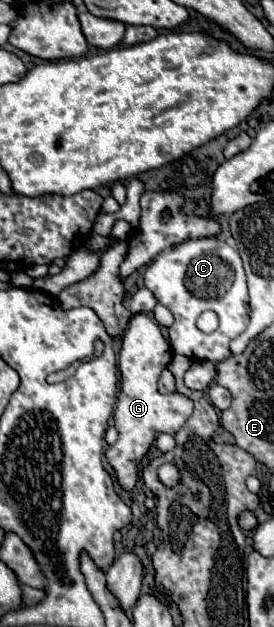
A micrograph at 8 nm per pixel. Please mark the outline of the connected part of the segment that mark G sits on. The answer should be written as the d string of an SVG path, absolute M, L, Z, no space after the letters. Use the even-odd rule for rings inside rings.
M144 313L134 315L128 323L128 331L124 333L122 351L118 357L118 369L122 375L120 395L114 409L114 427L118 429L118 441L110 445L106 451L106 459L114 469L118 485L124 491L132 491L136 487L138 463L148 453L156 435L176 433L192 415L194 403L186 395L178 391L162 395L156 387L160 371L170 363L170 359L172 359L172 349L162 337L160 325Z

